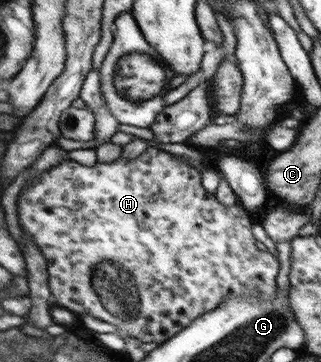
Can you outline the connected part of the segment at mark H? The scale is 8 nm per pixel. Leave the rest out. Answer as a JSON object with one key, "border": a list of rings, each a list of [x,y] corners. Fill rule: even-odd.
{"border":[[[148,146],[144,153],[136,159],[118,158],[111,163],[96,162],[94,166],[84,166],[74,160],[66,159],[51,167],[48,171],[39,173],[22,188],[18,197],[18,221],[26,237],[32,237],[34,243],[46,259],[48,286],[53,295],[54,303],[73,311],[79,316],[92,315],[100,321],[114,325],[120,335],[127,335],[143,343],[156,342],[164,344],[168,339],[180,334],[181,329],[188,327],[198,316],[214,311],[229,297],[249,295],[263,297],[271,301],[277,290],[276,278],[280,263],[268,251],[260,251],[252,235],[252,219],[239,205],[224,207],[215,194],[210,193],[203,185],[201,172],[184,162],[180,156],[175,156],[159,148]]]}

